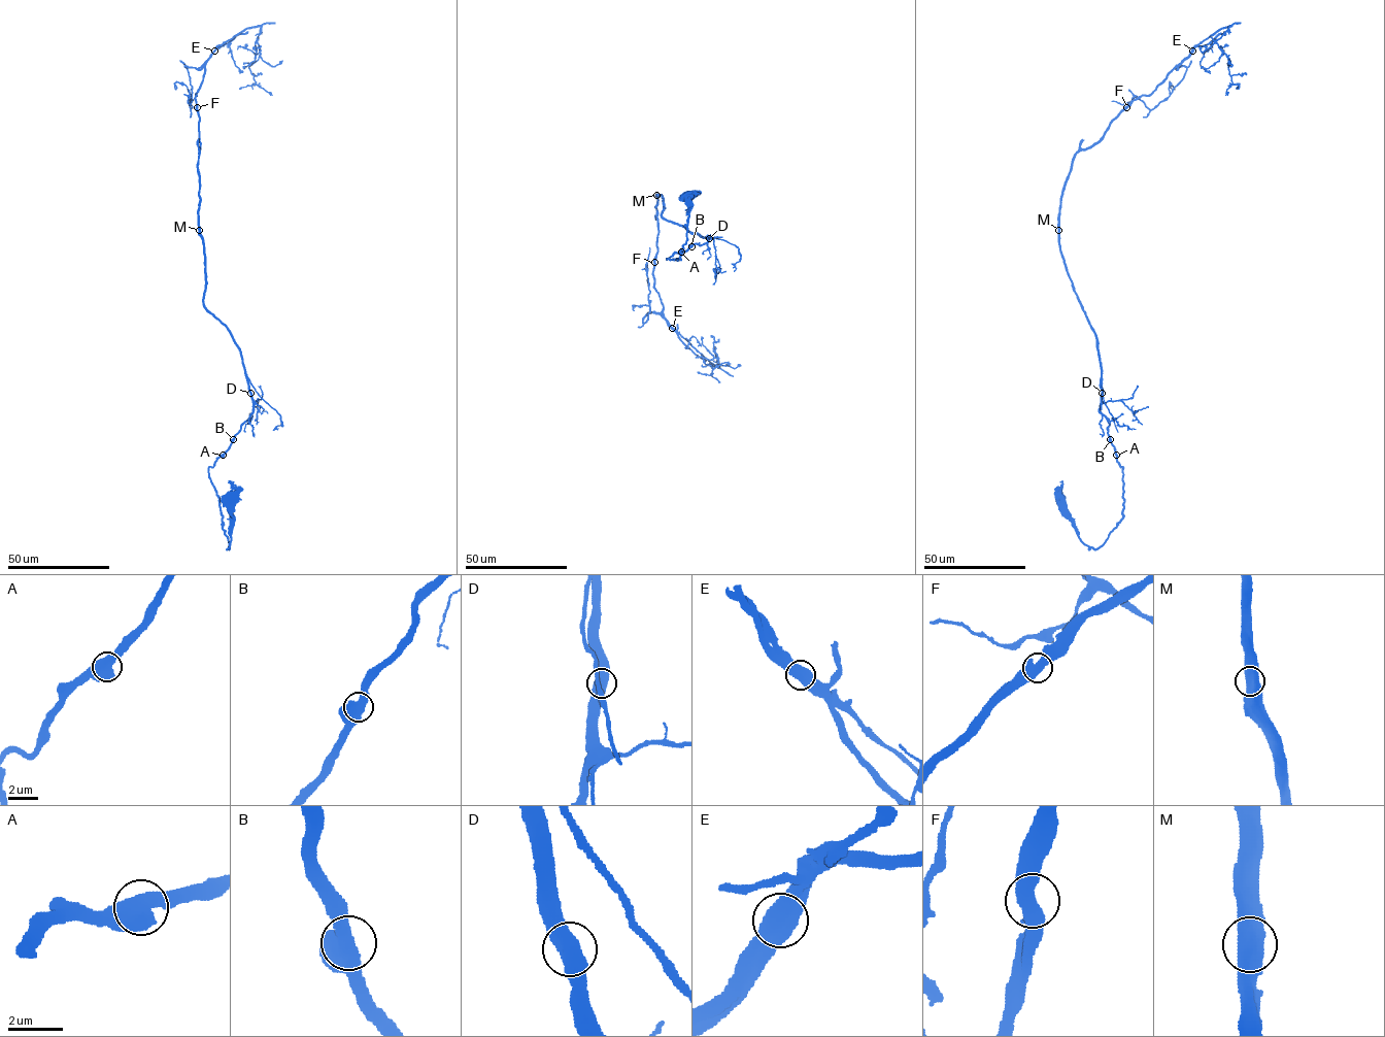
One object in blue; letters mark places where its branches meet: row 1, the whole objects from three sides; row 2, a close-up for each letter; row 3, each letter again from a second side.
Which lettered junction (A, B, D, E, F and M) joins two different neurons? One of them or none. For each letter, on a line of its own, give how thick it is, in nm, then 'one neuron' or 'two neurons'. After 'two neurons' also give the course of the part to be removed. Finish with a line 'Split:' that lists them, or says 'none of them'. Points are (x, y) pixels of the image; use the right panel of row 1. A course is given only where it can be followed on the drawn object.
A: 650 nm thick; one neuron
B: 600 nm thick; one neuron
D: 600 nm thick; one neuron
E: 650 nm thick; two neurons; foreign part runs (1192, 51), (1213, 33), (1230, 26), (1216, 41), (1229, 63), (1231, 84), (1227, 95)
F: 600 nm thick; one neuron
M: 650 nm thick; one neuron
Split: E

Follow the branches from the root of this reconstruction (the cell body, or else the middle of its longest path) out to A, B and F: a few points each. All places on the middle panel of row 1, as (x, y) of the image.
A: (688, 196), (686, 241), (680, 259), (667, 259), (681, 252)
B: (688, 196), (686, 241), (680, 259), (667, 259), (691, 246)
F: (688, 196), (686, 241), (680, 259), (667, 259), (711, 236), (668, 222), (656, 195), (654, 262)

